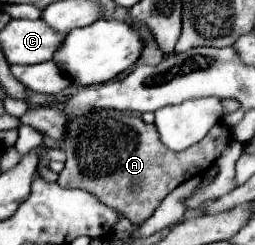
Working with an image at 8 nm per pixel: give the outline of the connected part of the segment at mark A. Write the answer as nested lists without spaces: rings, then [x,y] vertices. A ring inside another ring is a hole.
[[[66,103],[46,105],[68,113],[68,125],[60,149],[66,151],[64,171],[58,177],[58,185],[64,189],[86,189],[98,197],[104,205],[122,213],[132,225],[146,221],[162,199],[174,191],[186,177],[202,175],[222,153],[230,131],[224,125],[216,125],[210,133],[186,151],[170,151],[162,145],[156,125],[146,125],[140,117],[132,117],[116,109],[92,109],[84,115],[68,111]]]

